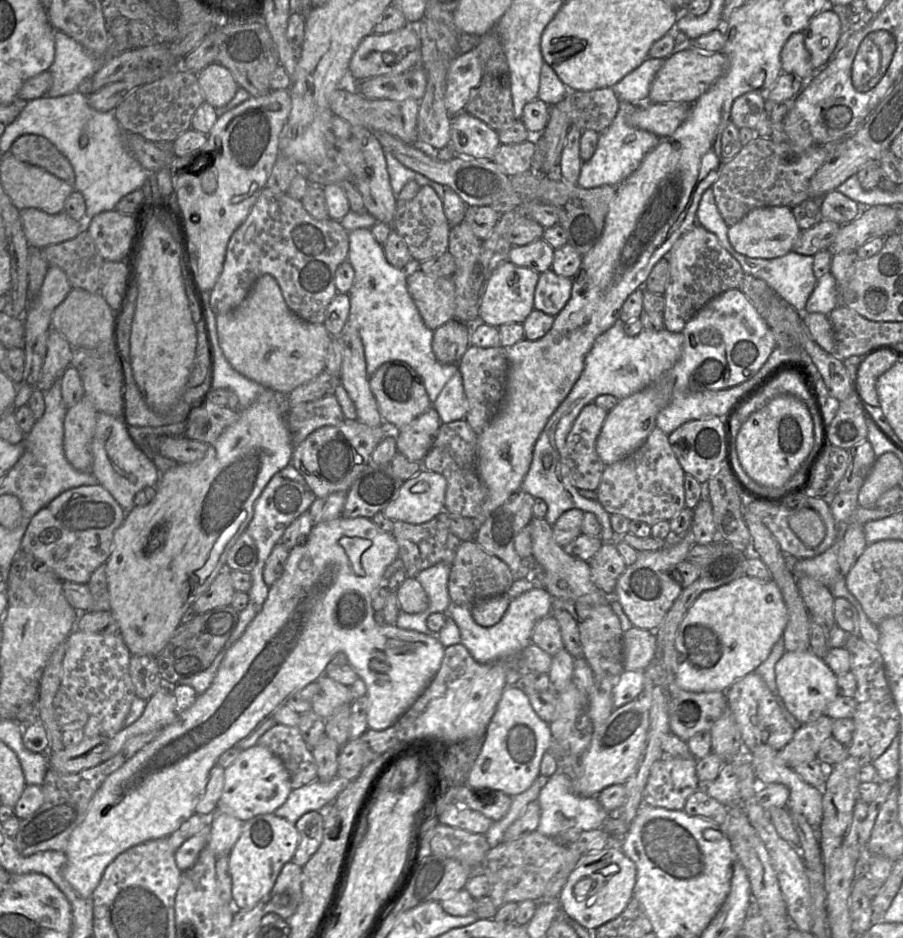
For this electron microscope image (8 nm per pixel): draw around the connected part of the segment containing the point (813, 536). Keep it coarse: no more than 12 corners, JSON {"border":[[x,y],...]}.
{"border":[[811,508],[792,512],[788,524],[807,547],[824,538],[824,523]]}

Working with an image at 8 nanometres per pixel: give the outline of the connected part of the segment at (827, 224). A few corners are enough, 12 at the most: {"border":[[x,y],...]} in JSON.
{"border":[[822,219],[800,232],[792,251],[813,256],[833,243],[838,223]]}

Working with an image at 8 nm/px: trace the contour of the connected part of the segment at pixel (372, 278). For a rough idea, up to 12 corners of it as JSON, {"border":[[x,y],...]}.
{"border":[[369,228],[349,232],[347,321],[368,376],[386,362],[420,375],[433,404],[442,364],[407,289]]}

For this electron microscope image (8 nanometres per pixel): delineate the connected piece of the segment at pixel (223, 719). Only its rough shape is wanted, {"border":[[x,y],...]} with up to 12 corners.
{"border":[[365,517],[315,524],[211,686],[94,794],[64,879],[195,814],[220,755],[336,654],[387,729],[434,634],[375,621],[398,558]]}

